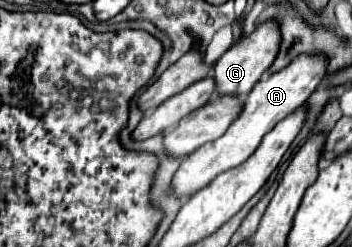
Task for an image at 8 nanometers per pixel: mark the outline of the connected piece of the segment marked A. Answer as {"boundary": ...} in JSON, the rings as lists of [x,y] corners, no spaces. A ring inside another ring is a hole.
{"boundary":[[[301,54],[289,66],[285,66],[279,72],[275,72],[273,76],[271,74],[263,76],[255,84],[255,88],[249,92],[249,96],[243,100],[243,108],[241,108],[239,116],[231,122],[229,130],[219,140],[207,142],[205,146],[195,150],[187,160],[183,160],[183,164],[179,166],[179,170],[175,172],[173,180],[171,180],[169,194],[175,196],[177,200],[185,202],[195,192],[199,192],[199,188],[205,188],[207,184],[211,184],[211,180],[215,180],[215,176],[219,176],[221,172],[231,170],[231,168],[239,166],[241,162],[245,162],[257,150],[257,146],[261,144],[263,136],[269,130],[273,130],[279,120],[287,118],[301,104],[305,104],[309,94],[321,82],[321,78],[325,74],[325,66],[327,66],[327,58],[325,56]]]}

